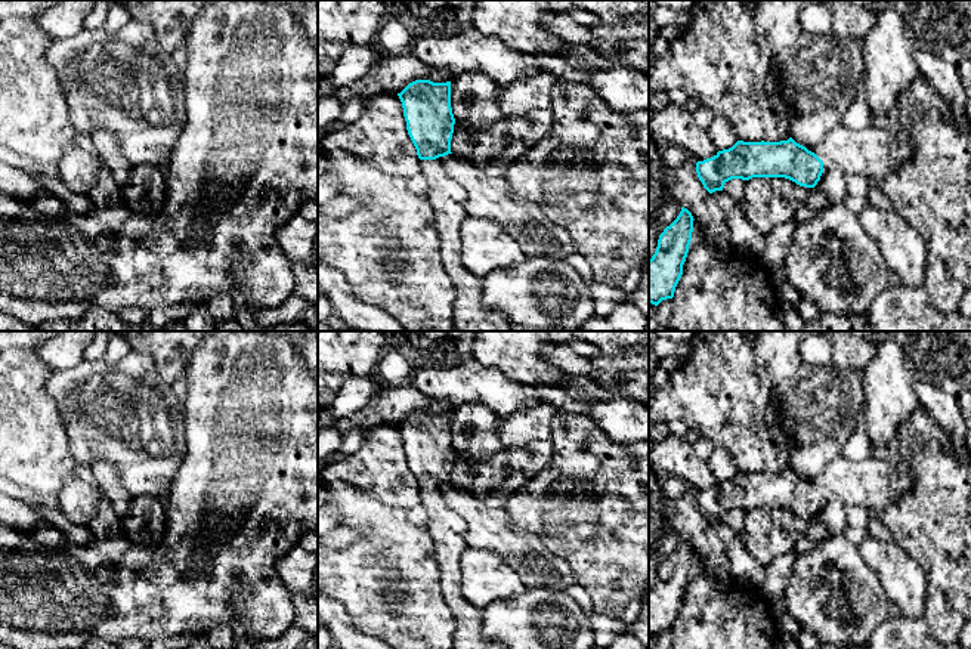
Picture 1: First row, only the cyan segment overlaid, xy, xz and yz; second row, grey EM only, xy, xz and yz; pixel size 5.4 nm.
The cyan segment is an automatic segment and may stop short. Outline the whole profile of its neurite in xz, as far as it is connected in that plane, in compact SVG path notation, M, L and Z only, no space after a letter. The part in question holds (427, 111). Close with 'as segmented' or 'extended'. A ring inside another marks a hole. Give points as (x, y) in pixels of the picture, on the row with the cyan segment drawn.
M415 80L398 93L408 135L429 182L427 198L435 211L442 263L457 291L454 321L457 331L514 331L501 310L482 302L483 278L469 272L460 257L460 225L467 216L469 194L451 177L443 158L451 152L455 118L451 108L451 81Z | extended

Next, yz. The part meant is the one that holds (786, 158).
M838 126L811 146L803 146L792 137L780 142L737 140L732 148L718 151L714 157L703 161L698 161L696 173L709 194L723 191L724 183L732 179L749 180L752 177L785 177L800 186L814 188L819 180L826 177L831 169L838 169L844 177L854 174L881 180L912 158L913 149L902 133L894 136L884 129L871 126L862 130L850 130Z | extended

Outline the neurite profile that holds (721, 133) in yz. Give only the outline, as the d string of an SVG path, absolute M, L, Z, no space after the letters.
M715 115L706 130L718 151L729 149L739 140L730 123L721 115Z

